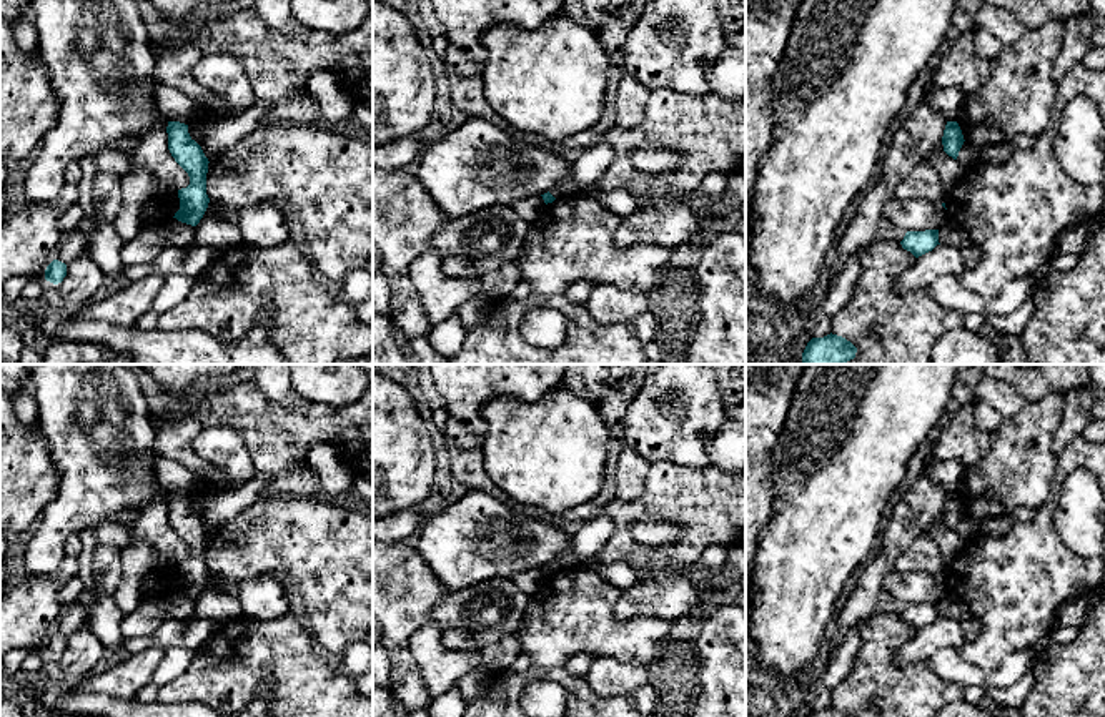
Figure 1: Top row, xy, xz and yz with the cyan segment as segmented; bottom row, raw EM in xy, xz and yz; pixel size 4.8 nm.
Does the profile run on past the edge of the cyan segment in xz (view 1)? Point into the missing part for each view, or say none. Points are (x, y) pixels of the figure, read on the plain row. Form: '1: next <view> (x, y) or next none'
1: next none

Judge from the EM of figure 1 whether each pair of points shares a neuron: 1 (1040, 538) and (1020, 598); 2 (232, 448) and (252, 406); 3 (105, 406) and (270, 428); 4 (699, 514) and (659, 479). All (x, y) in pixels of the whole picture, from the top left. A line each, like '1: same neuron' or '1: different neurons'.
1: same neuron
2: different neurons
3: different neurons
4: same neuron

